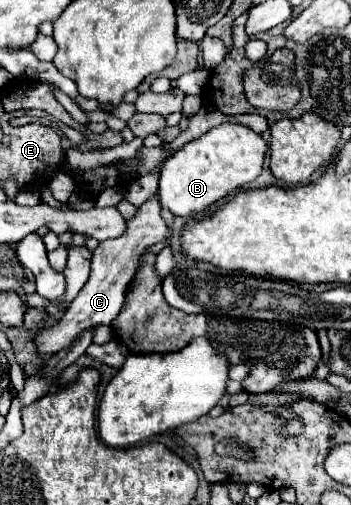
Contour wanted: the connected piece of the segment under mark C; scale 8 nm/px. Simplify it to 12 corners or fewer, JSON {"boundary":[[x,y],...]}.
{"boundary":[[152,196],[92,252],[88,282],[34,340],[40,356],[112,324],[140,254],[170,238]]}

